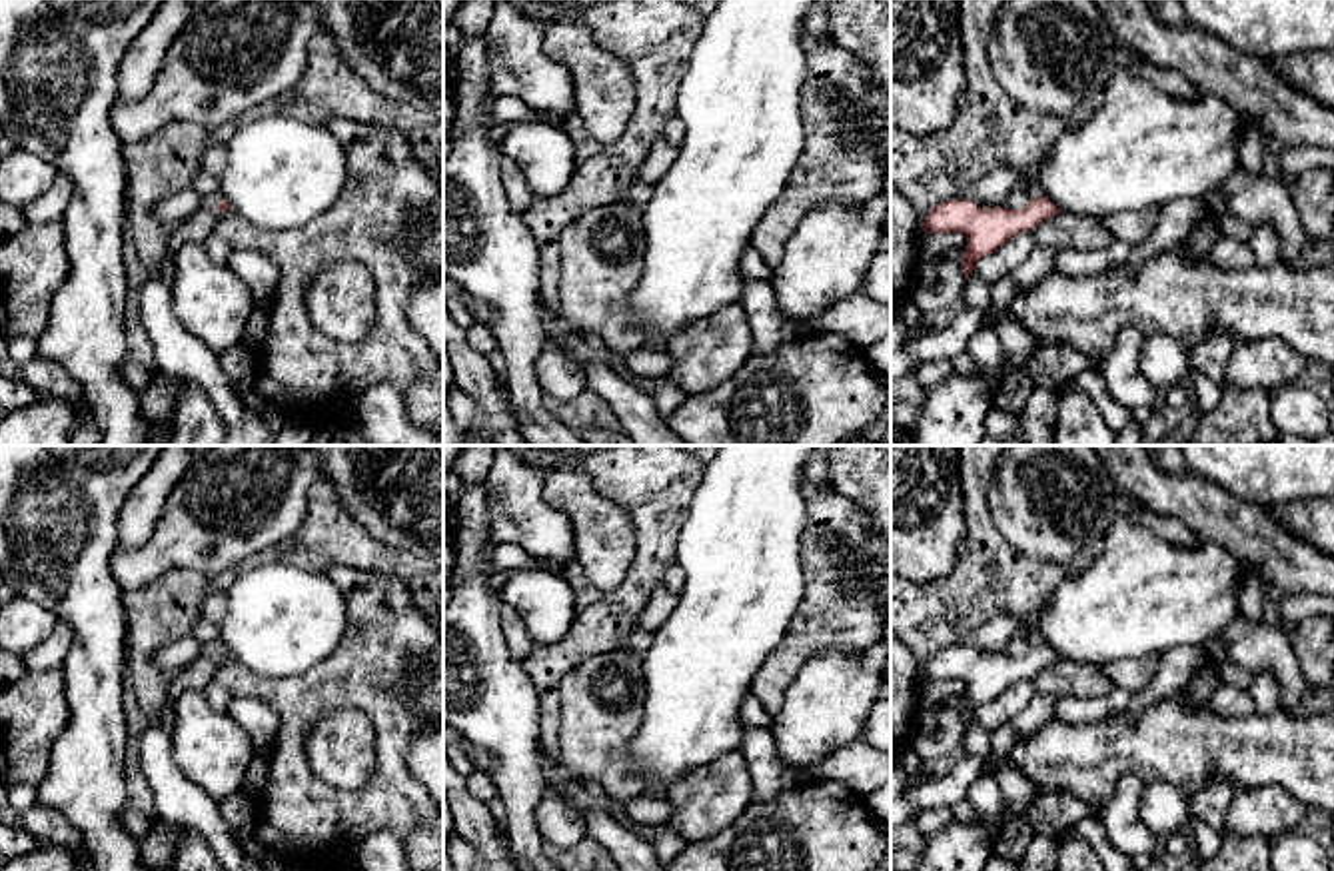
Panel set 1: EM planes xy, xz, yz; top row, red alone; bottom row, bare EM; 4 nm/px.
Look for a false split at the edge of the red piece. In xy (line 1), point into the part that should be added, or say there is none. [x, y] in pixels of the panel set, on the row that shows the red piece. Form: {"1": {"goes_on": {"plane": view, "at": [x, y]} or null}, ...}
{"1": {"goes_on": {"plane": "xy", "at": [208, 200]}}}

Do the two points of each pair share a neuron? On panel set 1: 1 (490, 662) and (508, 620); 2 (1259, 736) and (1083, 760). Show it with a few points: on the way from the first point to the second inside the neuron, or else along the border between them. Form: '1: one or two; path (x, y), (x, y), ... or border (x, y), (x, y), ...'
1: two; border (502, 604), (500, 632), (506, 650), (520, 664)
2: one; path (1215, 746), (1127, 748)

